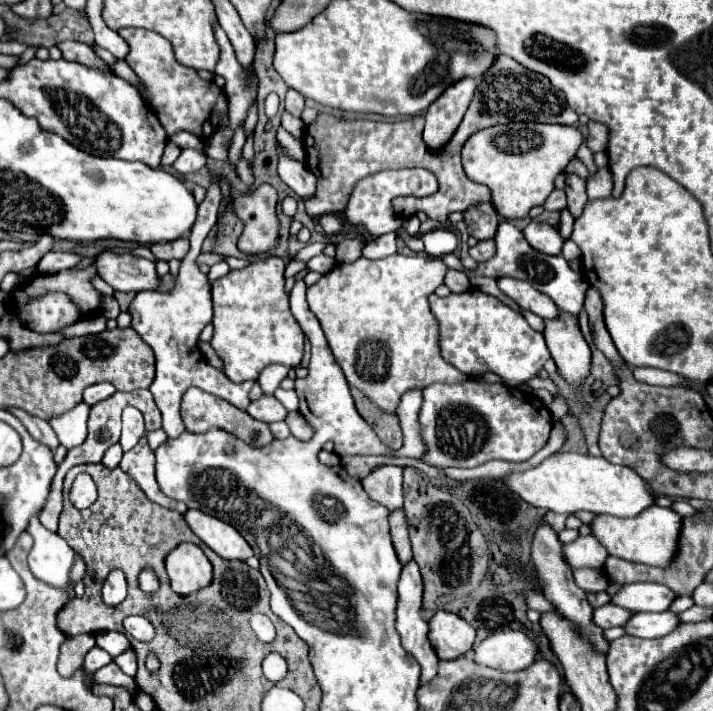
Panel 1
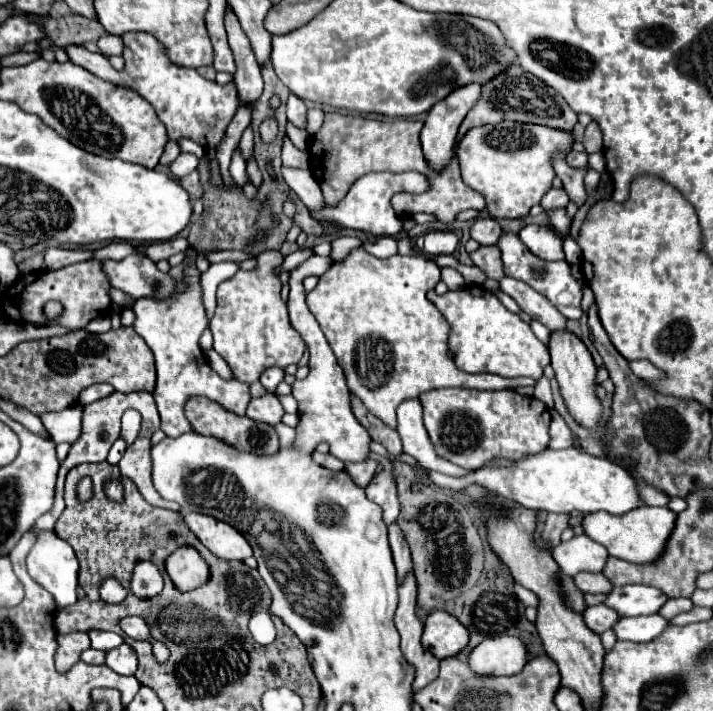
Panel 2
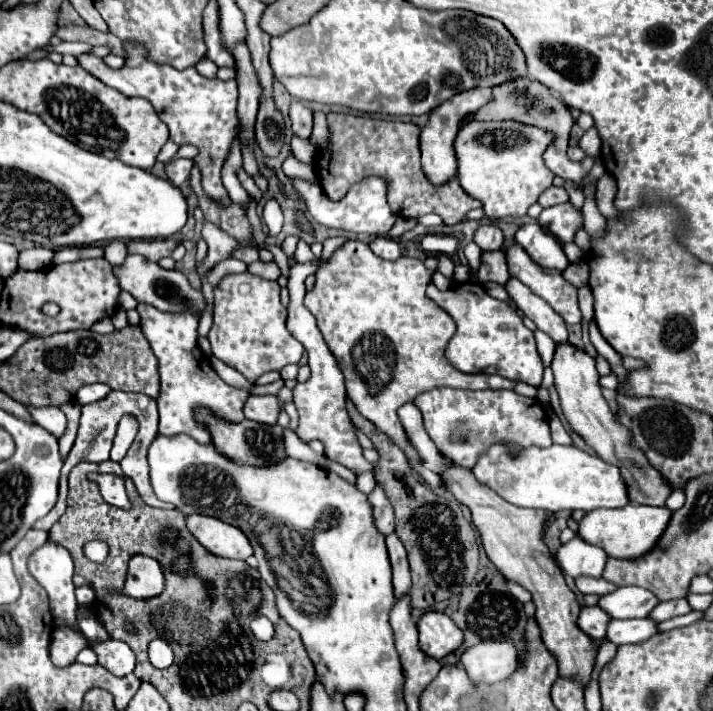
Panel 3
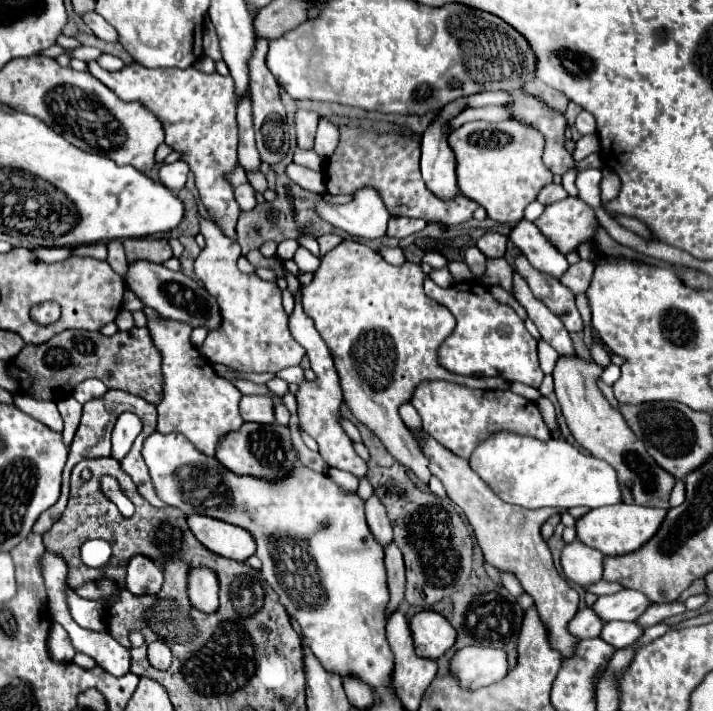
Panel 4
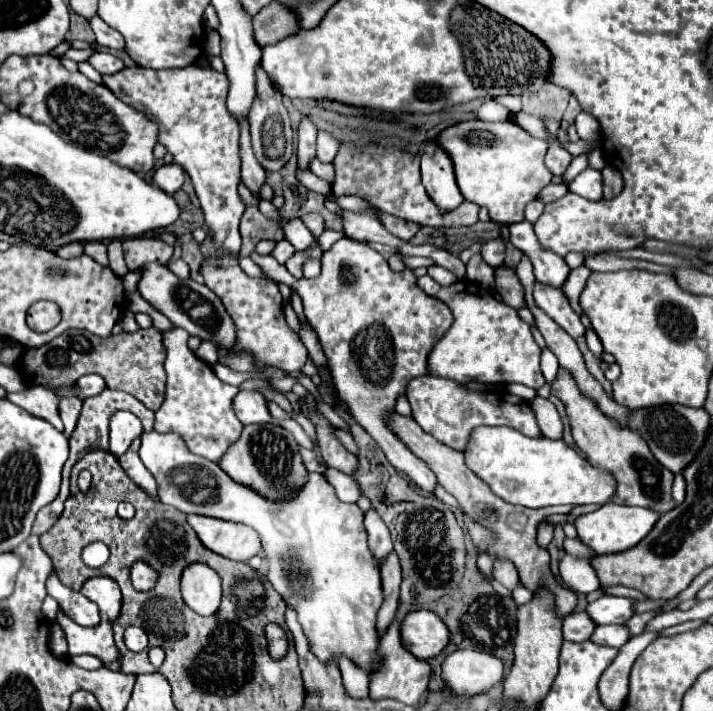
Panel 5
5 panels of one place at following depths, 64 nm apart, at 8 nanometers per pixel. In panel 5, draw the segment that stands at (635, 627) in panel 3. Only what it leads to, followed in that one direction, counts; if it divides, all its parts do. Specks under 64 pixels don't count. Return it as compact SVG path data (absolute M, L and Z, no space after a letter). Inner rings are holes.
M624 624L598 626L598 630L592 634L592 640L598 644L604 644L604 646L622 648L630 640L630 630Z

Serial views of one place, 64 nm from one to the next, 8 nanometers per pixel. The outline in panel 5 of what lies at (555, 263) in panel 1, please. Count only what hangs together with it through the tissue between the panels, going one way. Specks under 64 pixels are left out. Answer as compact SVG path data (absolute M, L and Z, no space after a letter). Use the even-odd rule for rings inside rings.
M534 282L534 300L536 304L550 314L572 338L578 338L584 334L584 326L580 322L580 316L572 310L566 294L560 288L546 286L540 282Z

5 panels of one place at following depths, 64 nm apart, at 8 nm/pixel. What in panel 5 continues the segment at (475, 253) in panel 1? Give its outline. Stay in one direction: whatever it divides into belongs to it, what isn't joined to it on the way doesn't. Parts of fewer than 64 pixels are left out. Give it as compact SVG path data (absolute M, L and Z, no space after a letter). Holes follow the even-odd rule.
M500 264L498 268L494 268L494 284L508 306L512 308L526 306L522 298L522 284L518 282L512 268L508 268L506 264Z

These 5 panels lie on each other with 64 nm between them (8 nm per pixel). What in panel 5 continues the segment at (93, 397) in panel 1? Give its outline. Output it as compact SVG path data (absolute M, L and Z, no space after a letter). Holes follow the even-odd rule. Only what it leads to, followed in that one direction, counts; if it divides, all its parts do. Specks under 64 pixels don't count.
M96 374L82 376L76 382L76 386L78 386L78 400L86 400L90 396L96 396L96 394L100 394L106 388L106 384L102 382L102 378L98 378Z

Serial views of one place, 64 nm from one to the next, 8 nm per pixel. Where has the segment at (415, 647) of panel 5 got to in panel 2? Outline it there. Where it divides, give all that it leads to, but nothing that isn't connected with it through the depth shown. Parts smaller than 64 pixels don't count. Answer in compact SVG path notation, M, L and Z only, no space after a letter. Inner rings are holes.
M432 612L424 622L422 642L436 658L450 658L470 642L470 632L448 612Z

